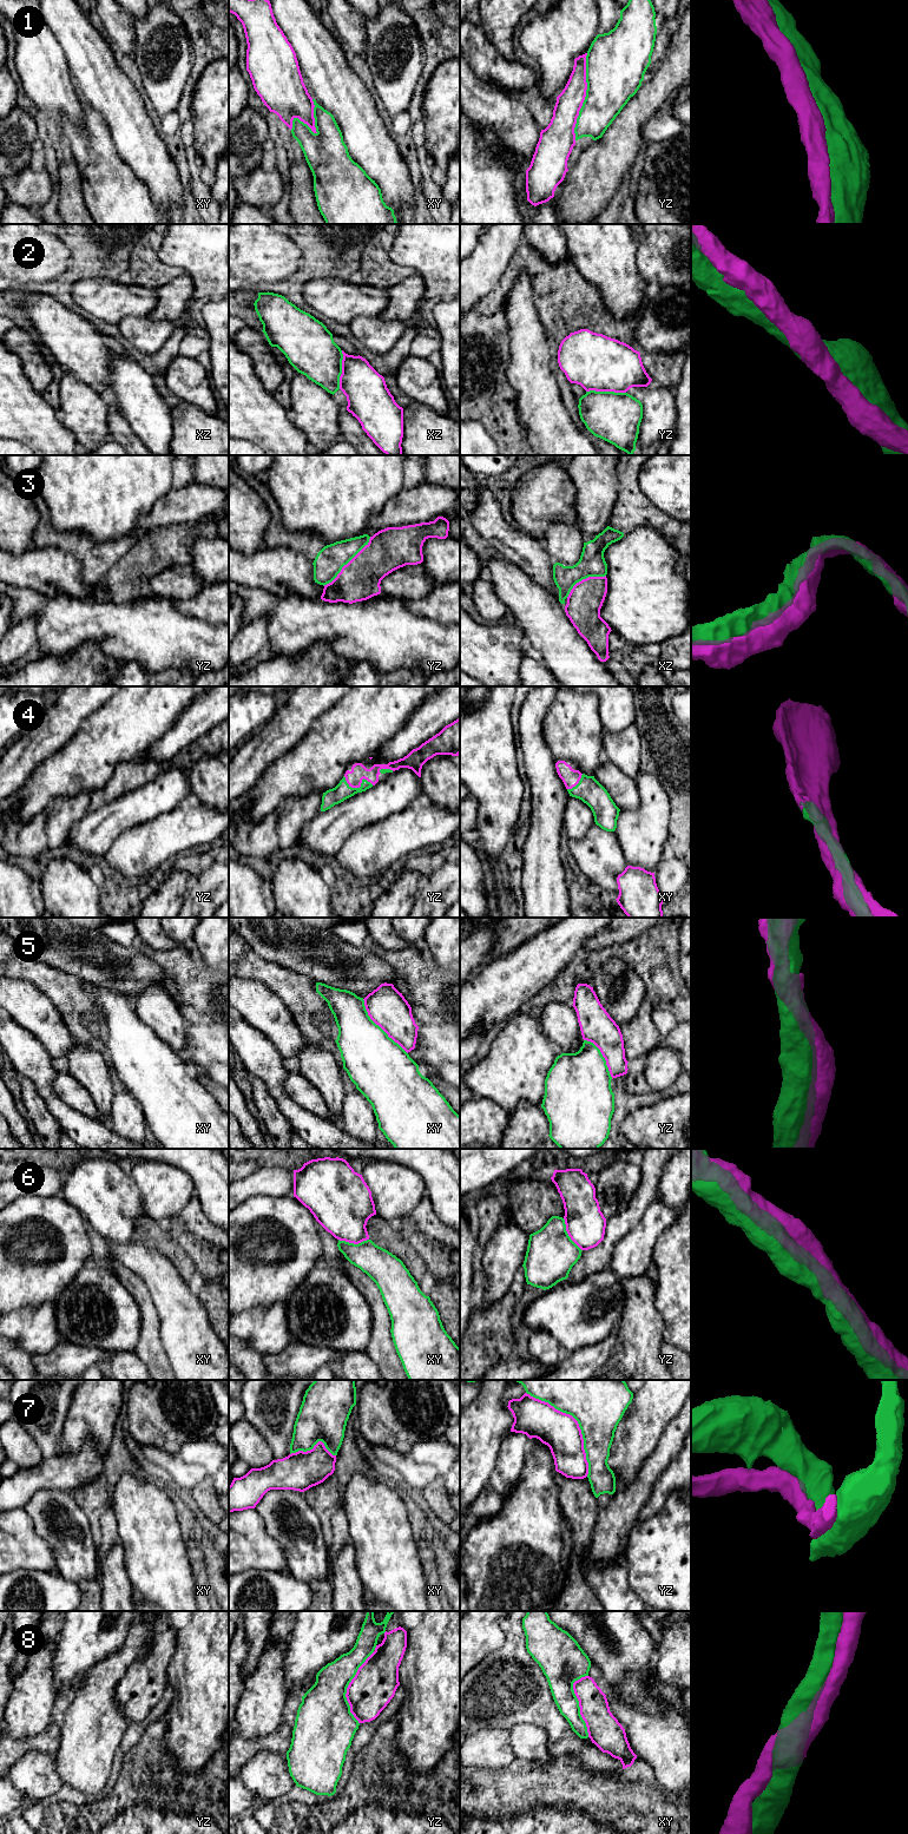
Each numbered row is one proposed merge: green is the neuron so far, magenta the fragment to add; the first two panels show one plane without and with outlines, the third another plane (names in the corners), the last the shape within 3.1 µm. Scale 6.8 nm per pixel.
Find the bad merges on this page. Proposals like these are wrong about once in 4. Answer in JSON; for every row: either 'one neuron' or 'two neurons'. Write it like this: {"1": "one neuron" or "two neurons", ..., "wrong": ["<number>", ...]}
{"1": "one neuron", "2": "one neuron", "3": "one neuron", "4": "one neuron", "5": "one neuron", "6": "one neuron", "7": "one neuron", "8": "two neurons", "wrong": ["8"]}

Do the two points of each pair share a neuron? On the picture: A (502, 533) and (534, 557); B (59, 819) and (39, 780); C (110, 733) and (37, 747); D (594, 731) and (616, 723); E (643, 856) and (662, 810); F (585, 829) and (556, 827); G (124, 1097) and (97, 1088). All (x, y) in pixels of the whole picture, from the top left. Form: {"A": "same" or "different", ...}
{"A": "same", "B": "different", "C": "different", "D": "different", "E": "same", "F": "different", "G": "different"}

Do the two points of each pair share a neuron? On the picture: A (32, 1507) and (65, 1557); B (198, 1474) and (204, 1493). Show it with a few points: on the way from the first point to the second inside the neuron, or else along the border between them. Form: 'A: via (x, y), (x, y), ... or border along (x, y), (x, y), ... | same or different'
A: via (43, 1519), (47, 1532), (60, 1545) | same
B: border along (206, 1474), (185, 1493) | different

